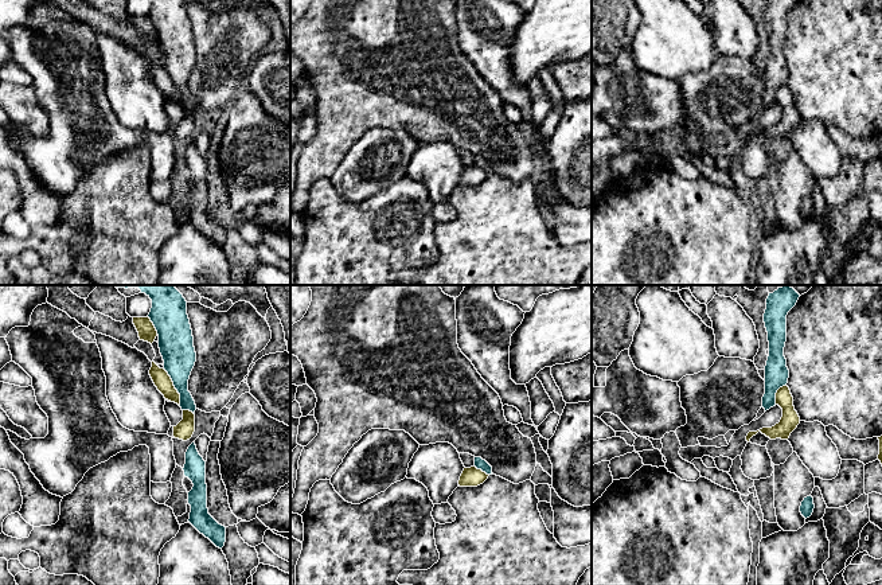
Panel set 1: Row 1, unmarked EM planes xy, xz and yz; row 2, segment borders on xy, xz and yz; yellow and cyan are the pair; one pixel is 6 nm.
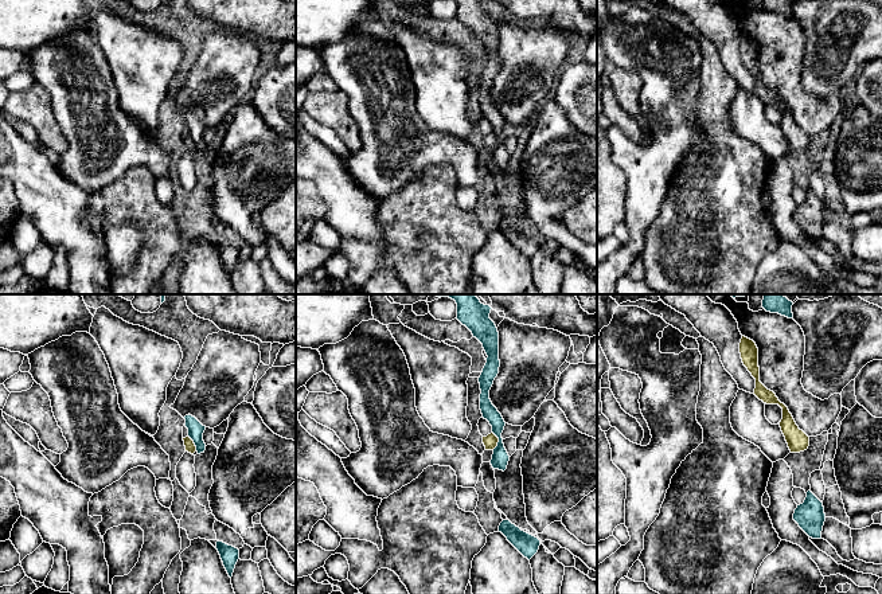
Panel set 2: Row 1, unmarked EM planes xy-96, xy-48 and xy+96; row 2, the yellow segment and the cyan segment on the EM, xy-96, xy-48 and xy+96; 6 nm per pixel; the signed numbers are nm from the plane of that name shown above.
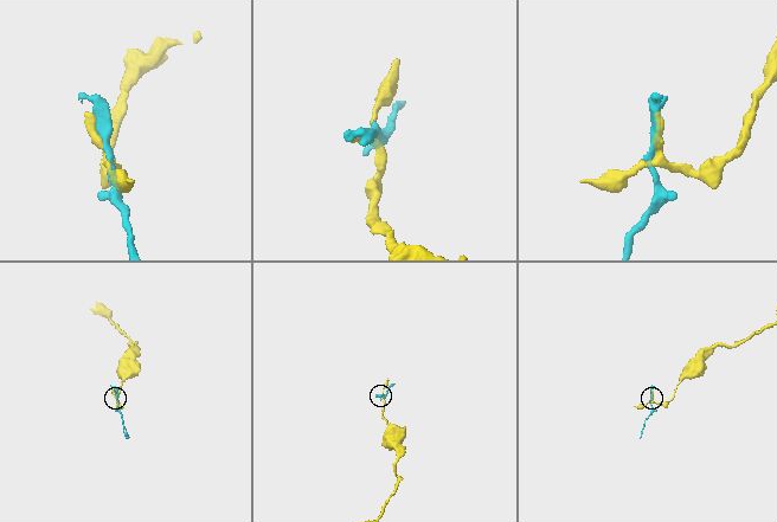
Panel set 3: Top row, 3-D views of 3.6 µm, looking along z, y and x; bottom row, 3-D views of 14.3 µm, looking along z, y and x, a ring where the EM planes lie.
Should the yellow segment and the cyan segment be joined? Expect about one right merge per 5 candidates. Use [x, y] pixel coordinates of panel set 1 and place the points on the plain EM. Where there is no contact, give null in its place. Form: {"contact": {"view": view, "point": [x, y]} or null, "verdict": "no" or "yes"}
{"contact": {"view": "xy", "point": [174, 86]}, "verdict": "no"}

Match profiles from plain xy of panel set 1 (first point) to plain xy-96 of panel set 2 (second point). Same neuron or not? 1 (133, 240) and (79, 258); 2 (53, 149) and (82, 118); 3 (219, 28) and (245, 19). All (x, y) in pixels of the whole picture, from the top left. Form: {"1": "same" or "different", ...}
{"1": "different", "2": "same", "3": "different"}

